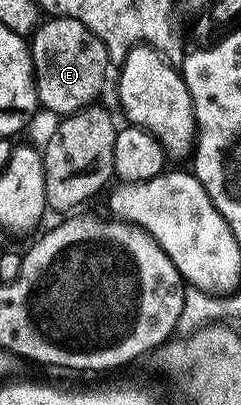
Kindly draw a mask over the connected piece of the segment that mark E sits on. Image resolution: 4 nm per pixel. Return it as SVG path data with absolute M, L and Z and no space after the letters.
M54 16L45 19L40 27L32 33L30 37L30 47L32 49L32 65L36 70L36 98L41 109L49 108L52 112L57 112L57 117L63 118L71 116L74 112L81 112L83 108L95 105L100 96L100 91L104 88L104 79L108 76L110 65L106 46L90 29L82 26L74 18L65 16Z

